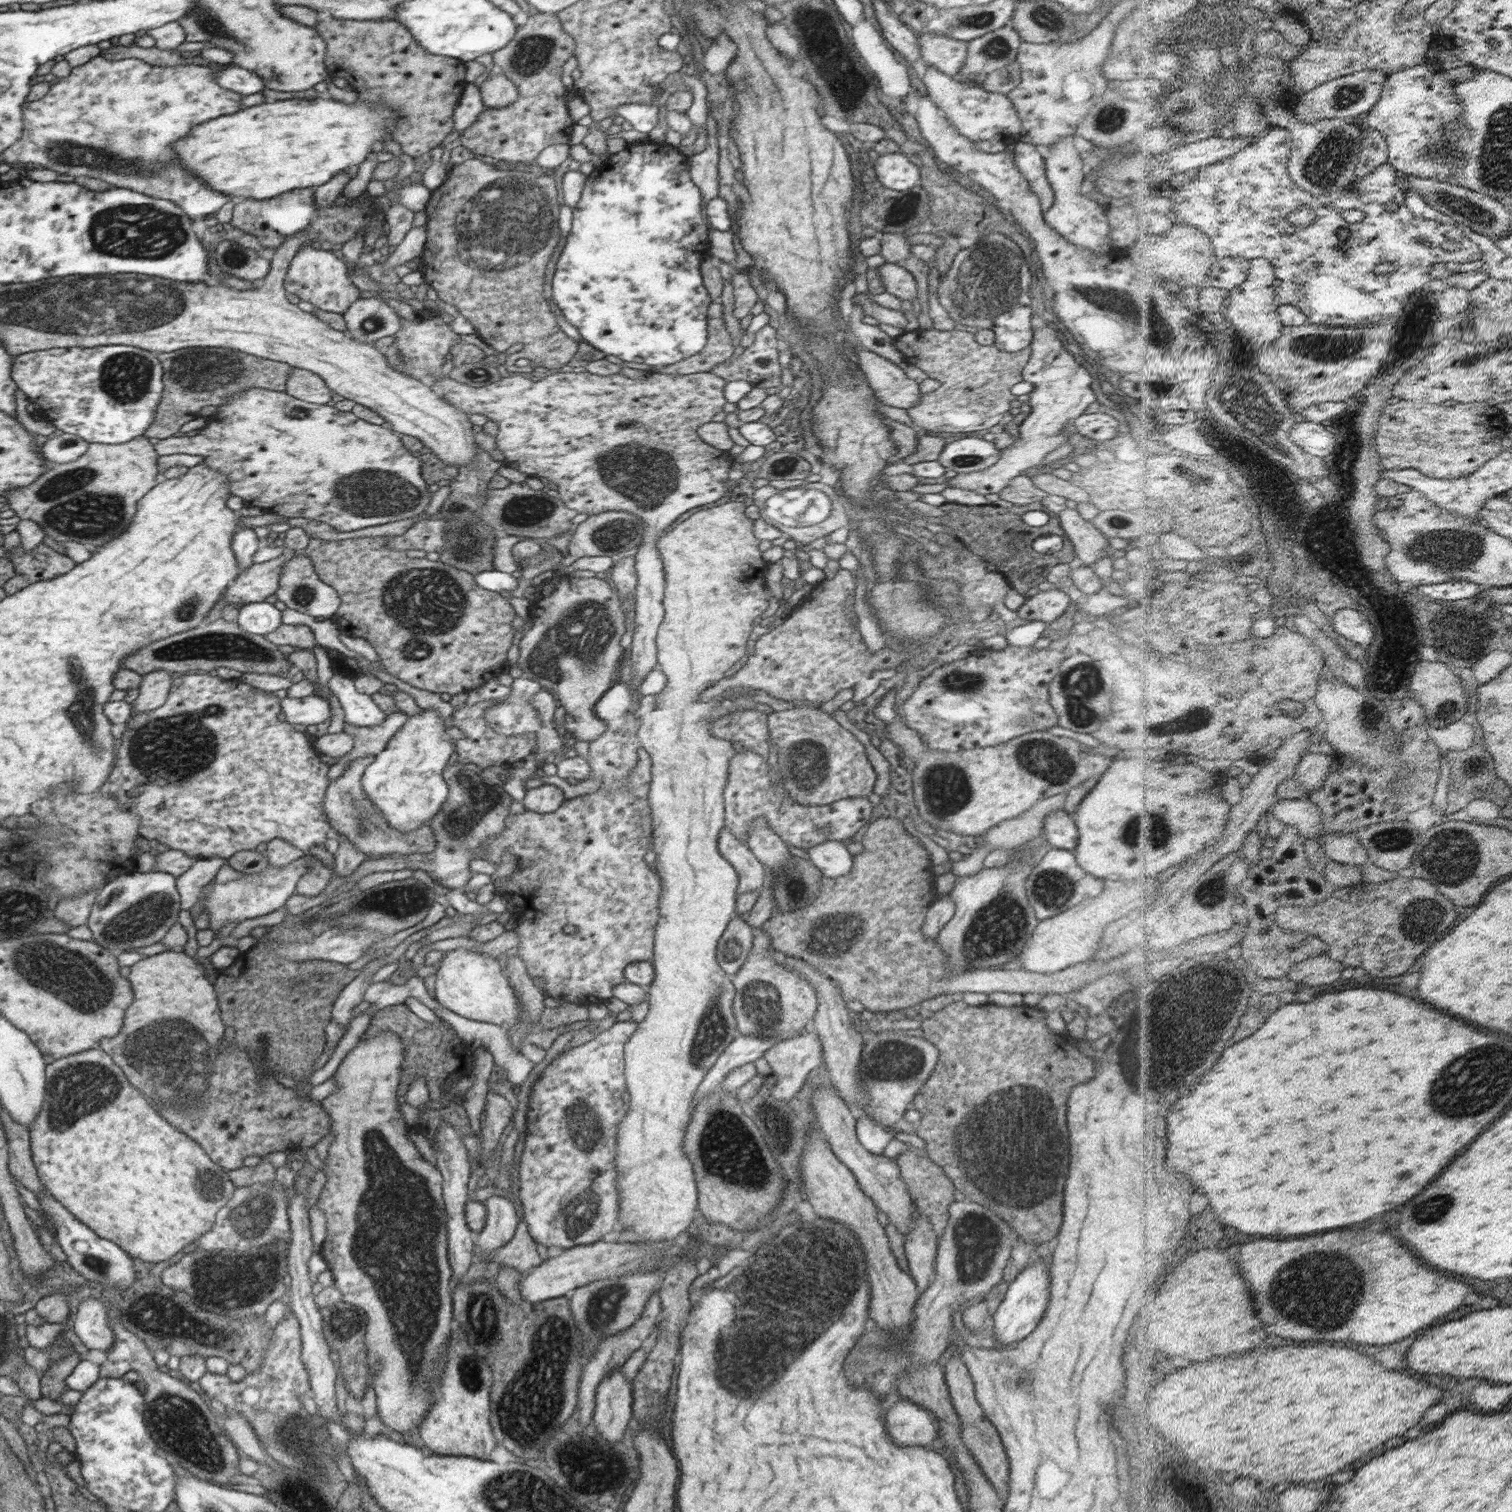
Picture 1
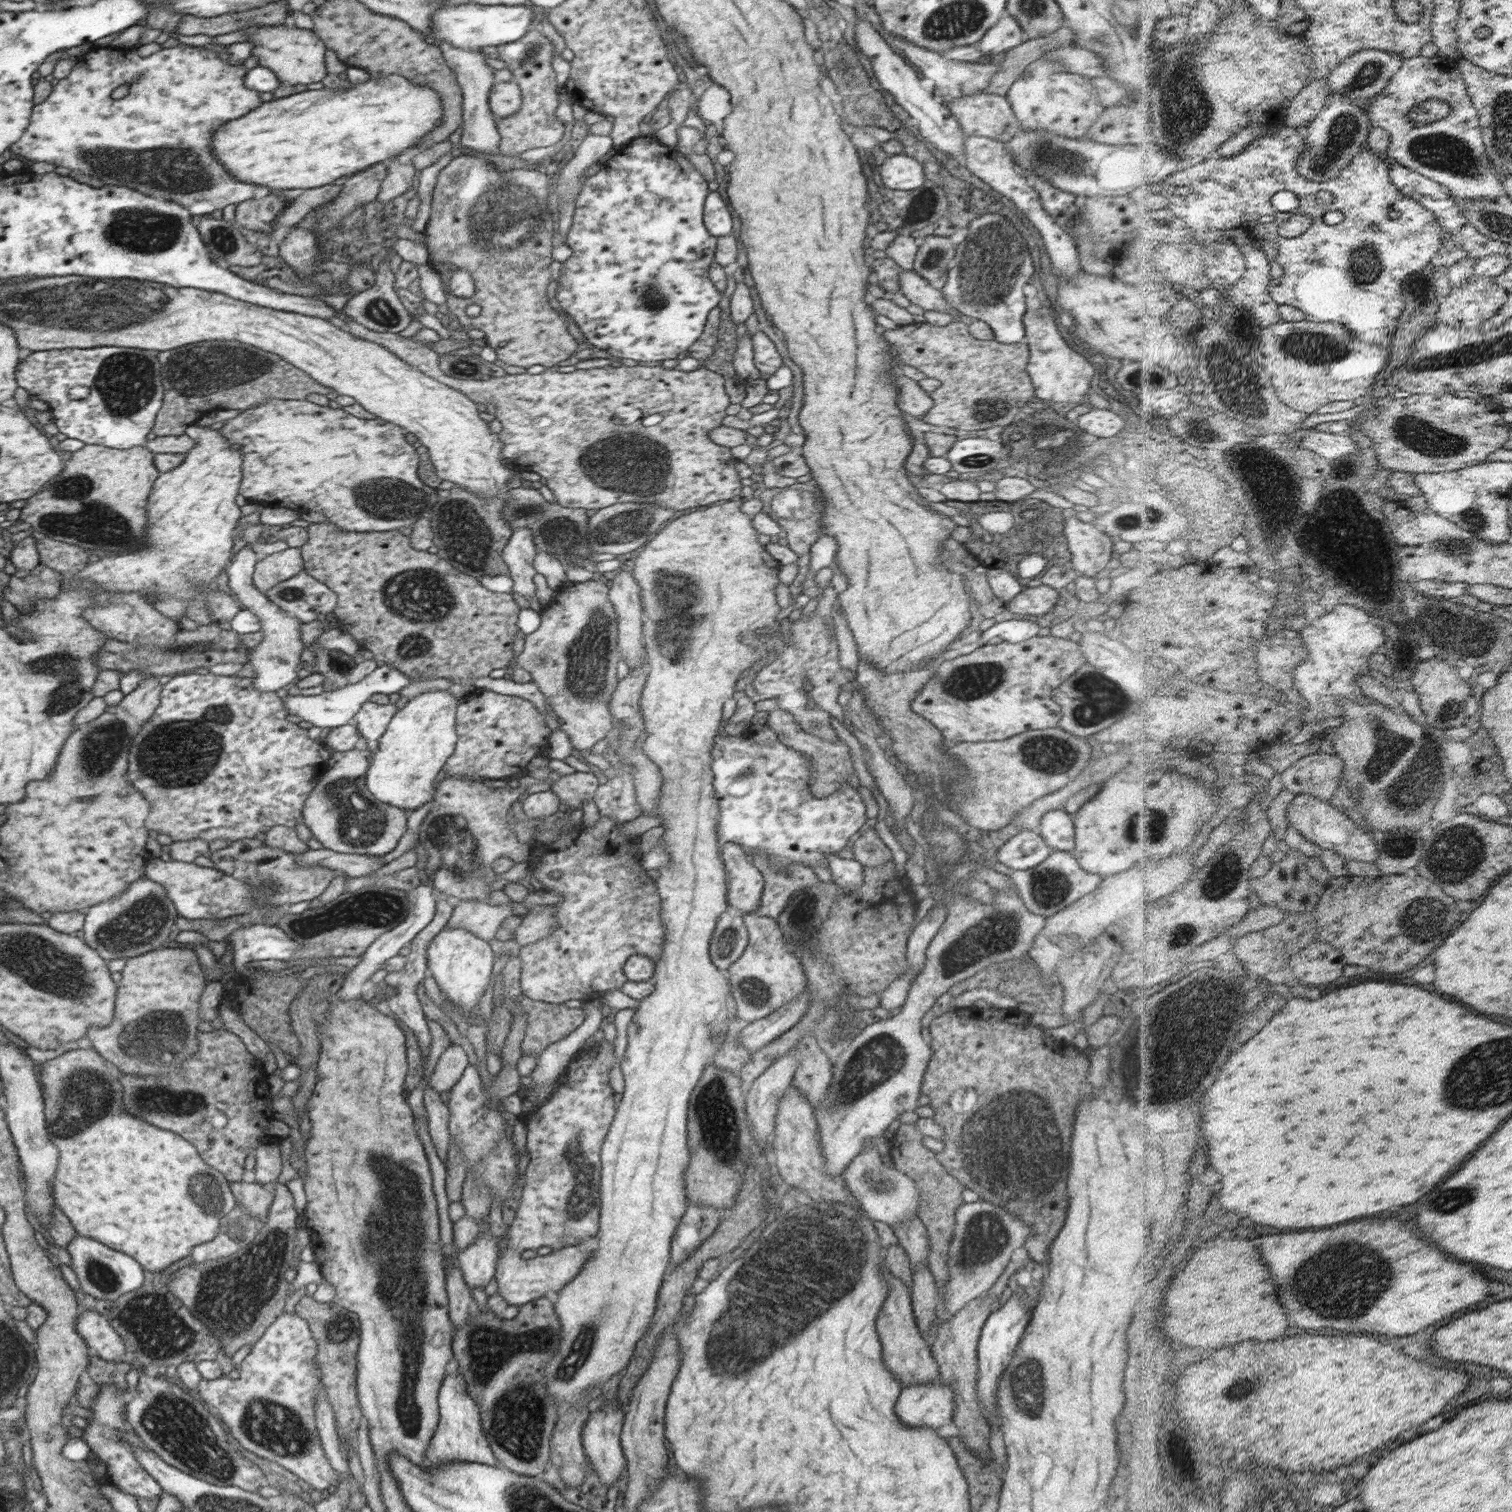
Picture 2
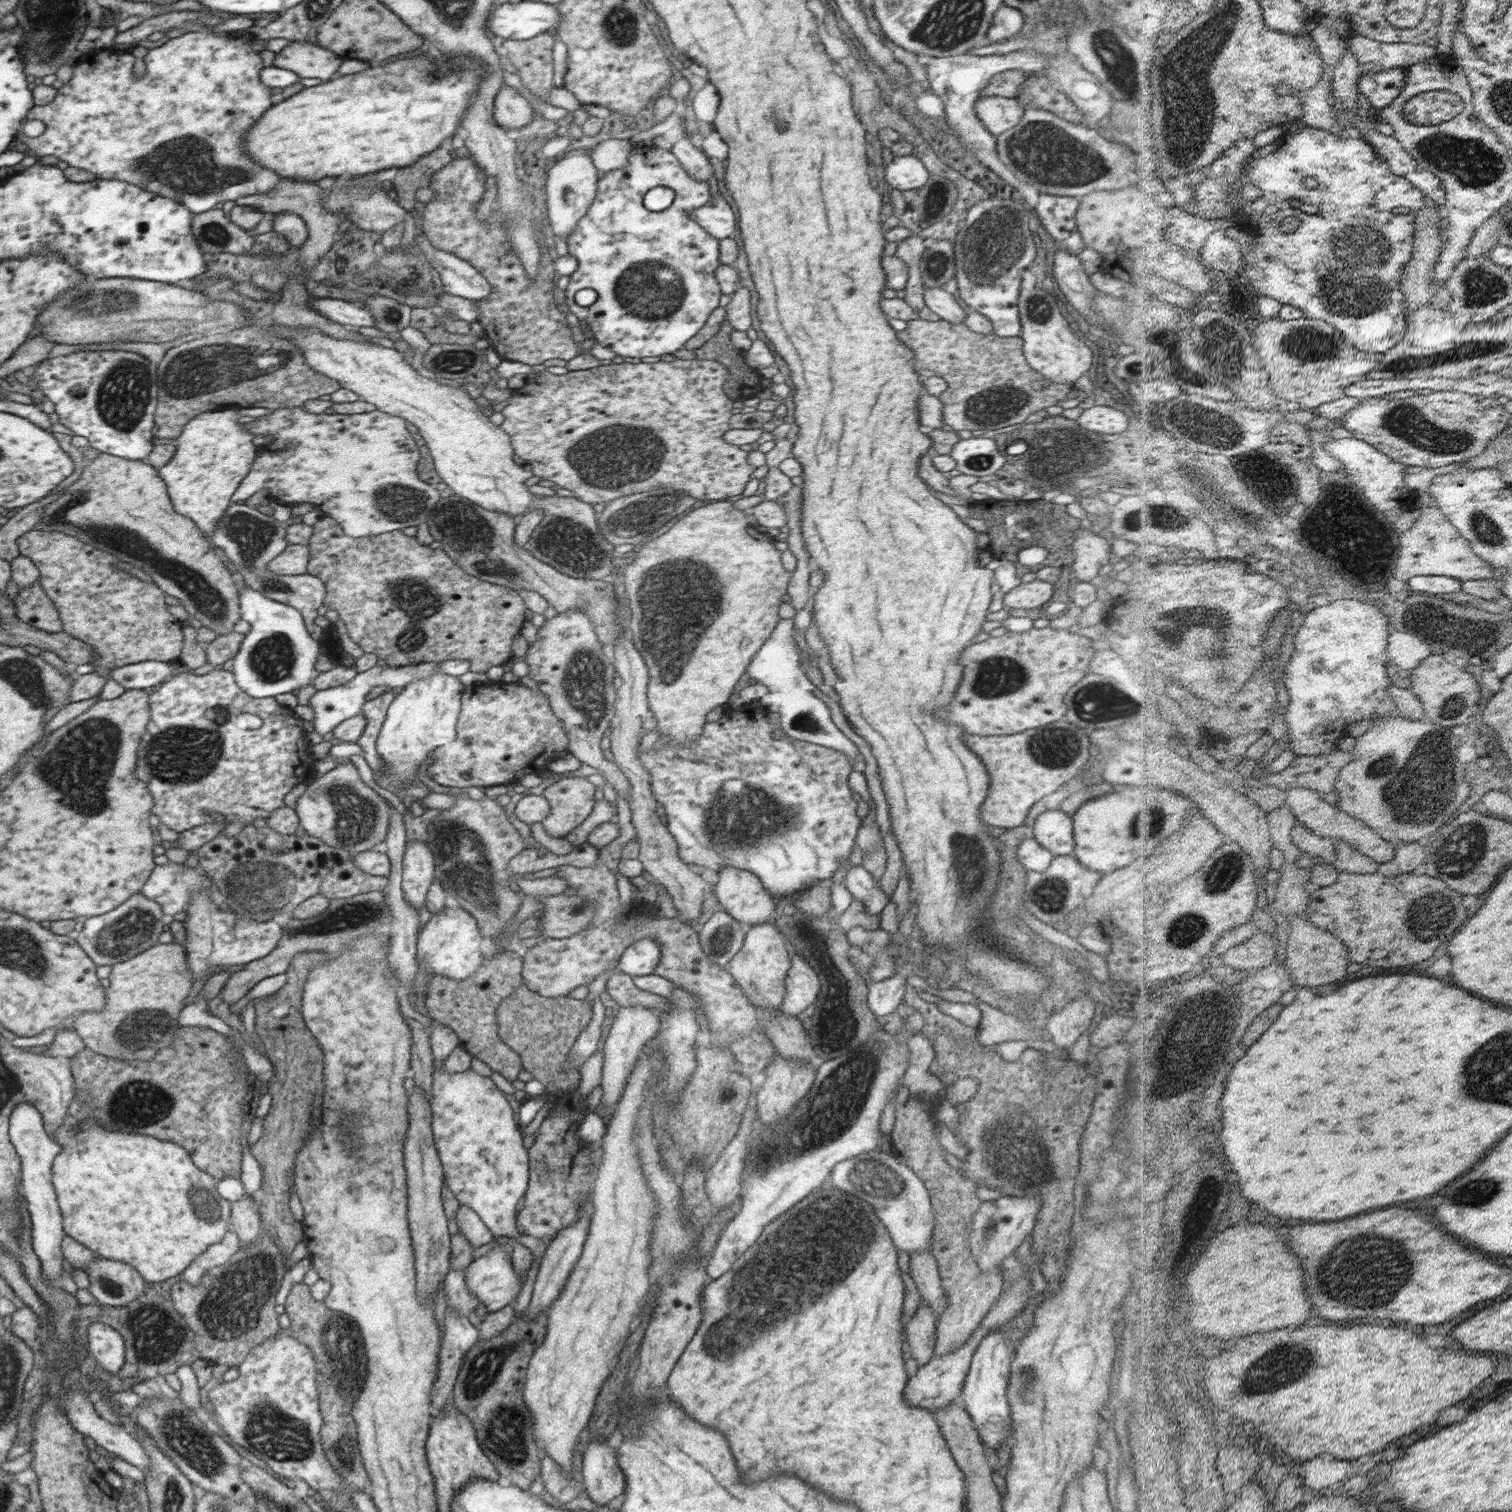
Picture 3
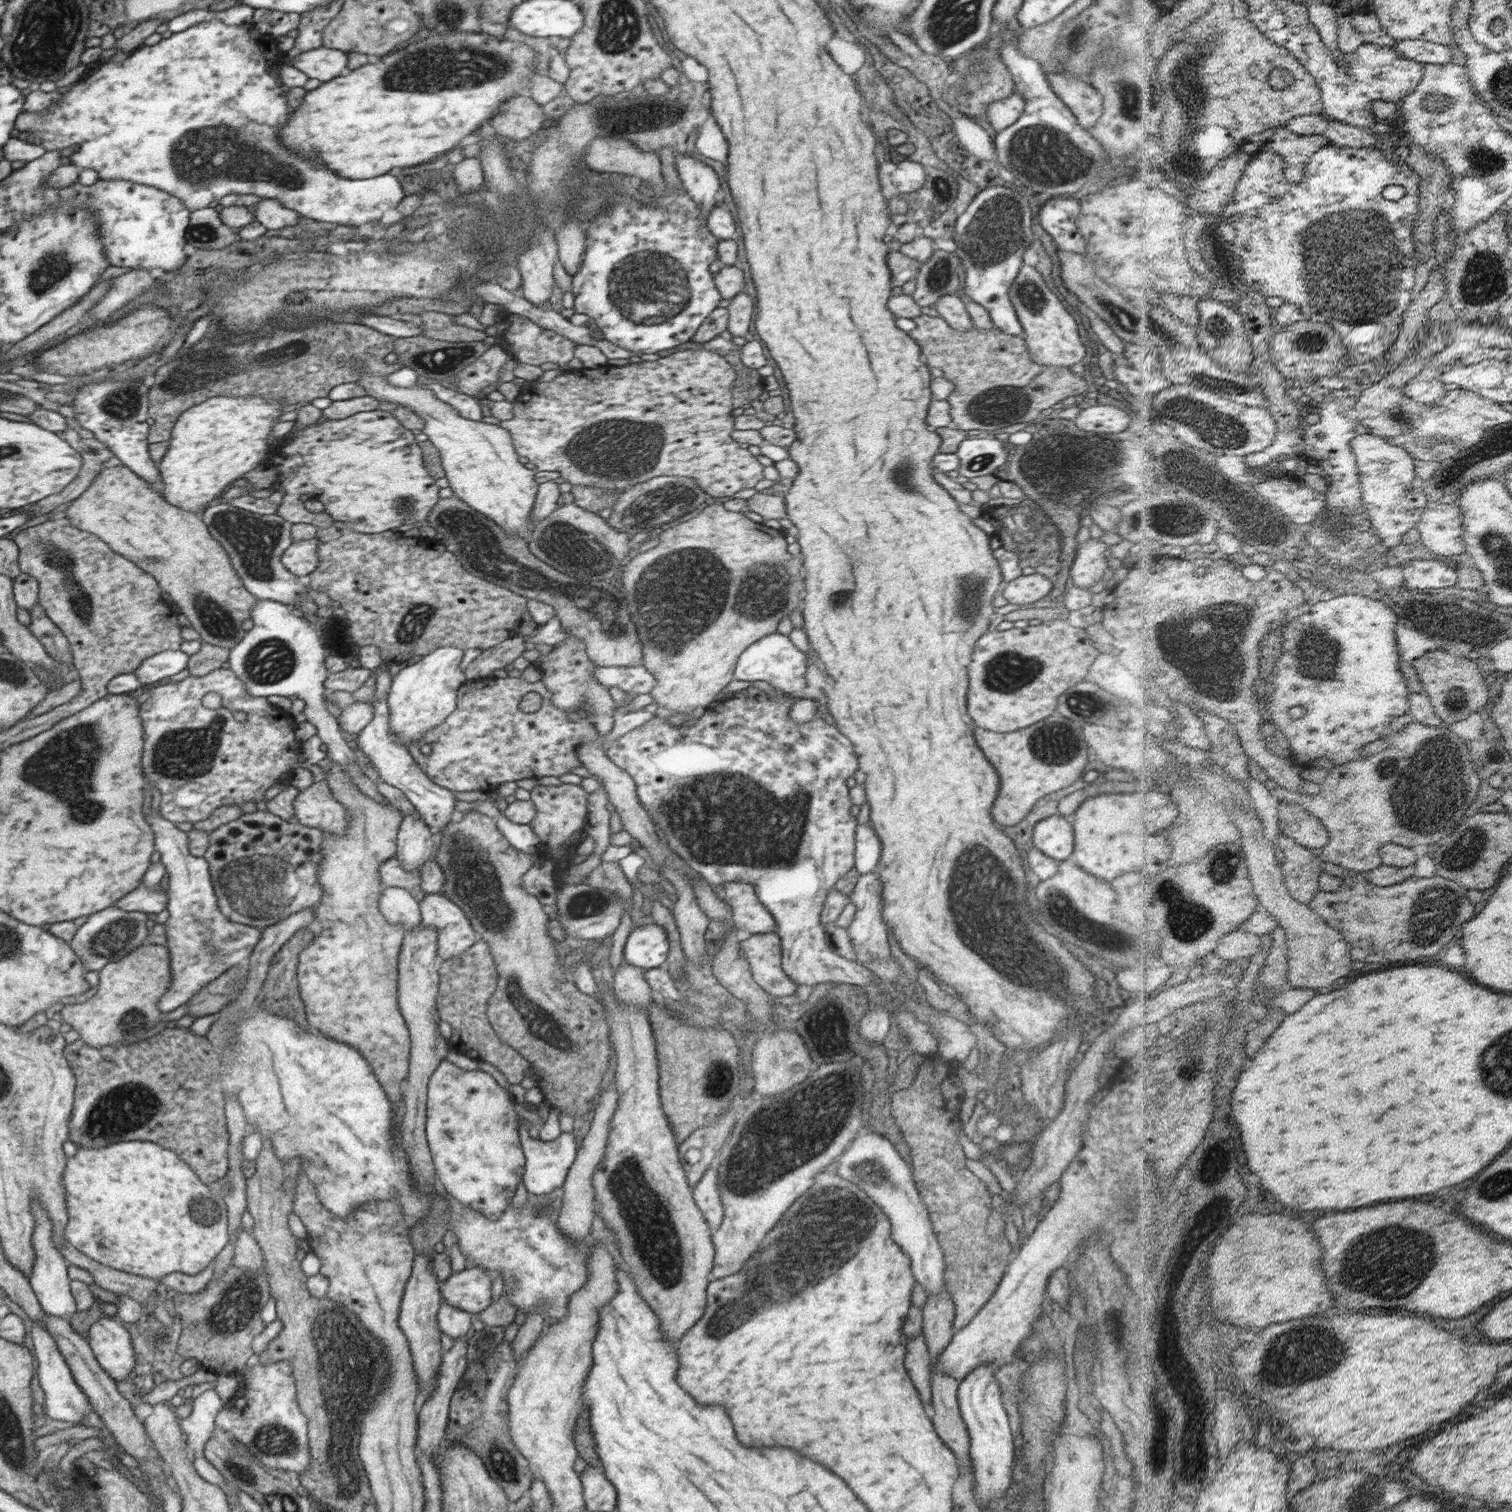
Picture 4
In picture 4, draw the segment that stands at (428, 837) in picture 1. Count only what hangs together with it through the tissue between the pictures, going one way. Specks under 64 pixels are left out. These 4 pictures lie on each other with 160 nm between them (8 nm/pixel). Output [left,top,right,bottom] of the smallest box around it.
[293,780,347,834]

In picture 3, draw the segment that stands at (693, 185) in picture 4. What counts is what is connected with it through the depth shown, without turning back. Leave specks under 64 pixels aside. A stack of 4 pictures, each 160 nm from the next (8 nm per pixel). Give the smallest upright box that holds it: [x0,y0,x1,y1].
[671,132,714,184]

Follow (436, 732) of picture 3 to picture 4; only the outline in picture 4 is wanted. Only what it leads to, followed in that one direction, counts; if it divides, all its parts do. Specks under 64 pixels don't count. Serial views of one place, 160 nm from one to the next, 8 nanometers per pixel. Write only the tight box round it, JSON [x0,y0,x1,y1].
[387,647,468,747]

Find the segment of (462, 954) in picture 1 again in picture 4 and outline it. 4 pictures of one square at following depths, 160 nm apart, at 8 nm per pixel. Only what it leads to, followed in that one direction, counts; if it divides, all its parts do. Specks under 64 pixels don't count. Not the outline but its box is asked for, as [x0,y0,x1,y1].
[419,893,478,960]

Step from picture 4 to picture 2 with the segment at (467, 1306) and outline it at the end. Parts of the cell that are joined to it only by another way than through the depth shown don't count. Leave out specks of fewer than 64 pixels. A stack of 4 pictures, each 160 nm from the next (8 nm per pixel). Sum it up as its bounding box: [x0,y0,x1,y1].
[494,1039,618,1306]

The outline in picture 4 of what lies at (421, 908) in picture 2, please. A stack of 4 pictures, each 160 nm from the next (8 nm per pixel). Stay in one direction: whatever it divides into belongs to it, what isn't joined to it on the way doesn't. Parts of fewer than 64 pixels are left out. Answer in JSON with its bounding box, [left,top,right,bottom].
[396,811,431,870]

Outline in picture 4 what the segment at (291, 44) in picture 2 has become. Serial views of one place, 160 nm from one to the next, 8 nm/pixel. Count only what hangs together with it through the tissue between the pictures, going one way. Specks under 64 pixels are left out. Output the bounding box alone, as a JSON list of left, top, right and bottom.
[285,47,348,83]

